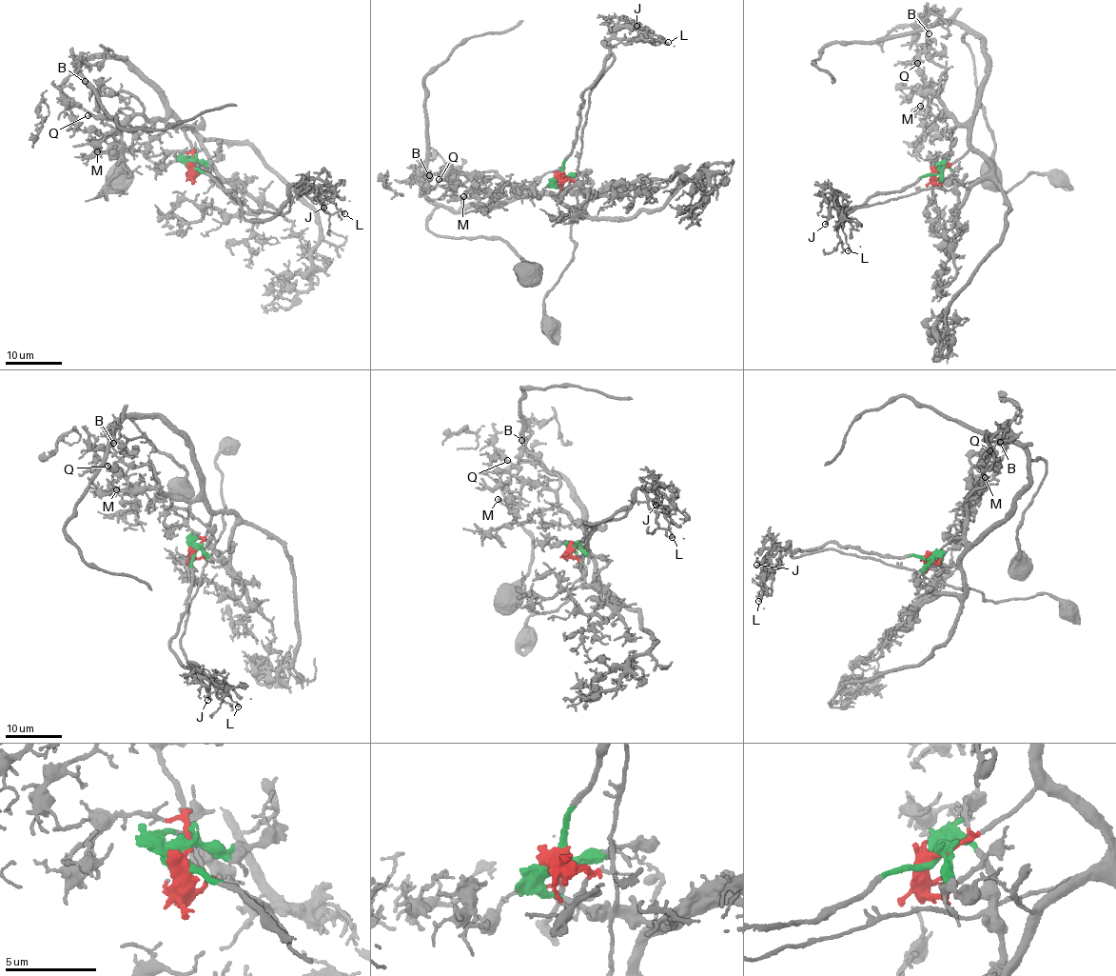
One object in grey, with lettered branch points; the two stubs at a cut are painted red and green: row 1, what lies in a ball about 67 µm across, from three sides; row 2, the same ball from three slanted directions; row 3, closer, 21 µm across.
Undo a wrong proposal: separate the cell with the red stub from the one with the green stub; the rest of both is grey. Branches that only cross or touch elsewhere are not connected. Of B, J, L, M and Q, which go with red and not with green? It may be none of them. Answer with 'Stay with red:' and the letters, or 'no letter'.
Stay with red: B, M, Q

